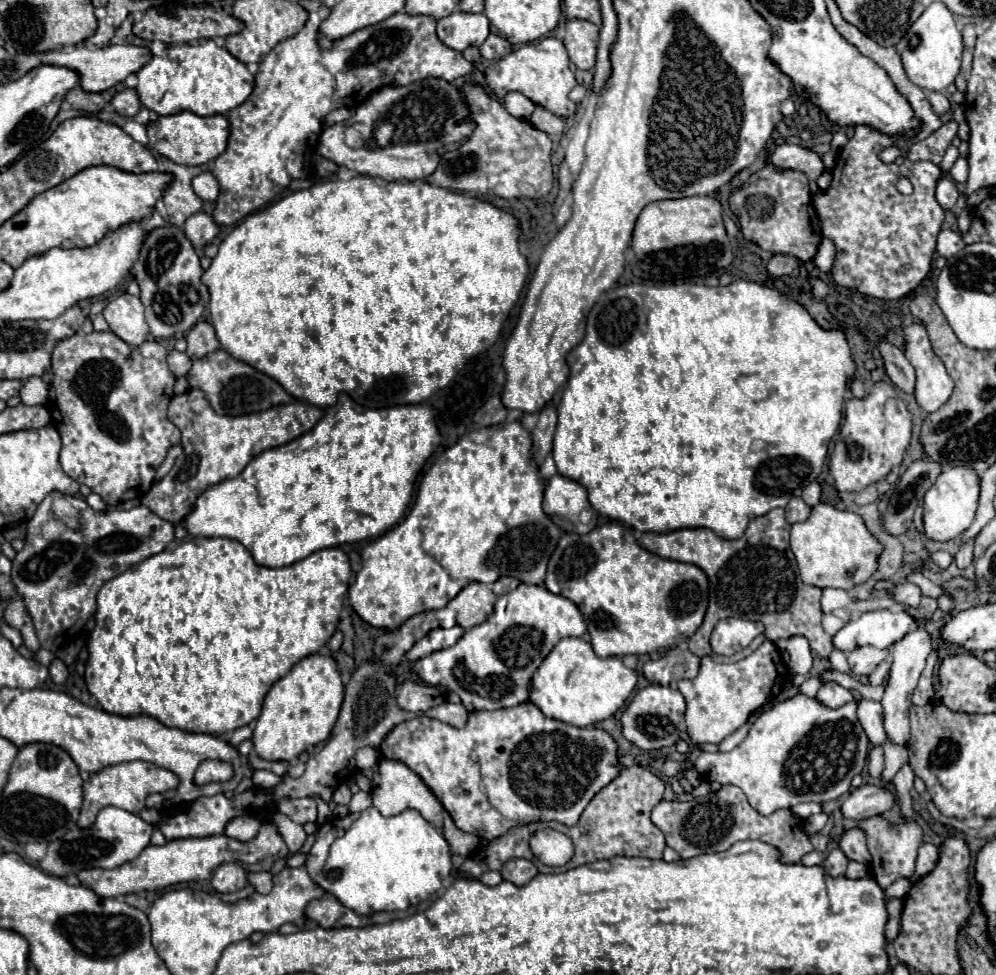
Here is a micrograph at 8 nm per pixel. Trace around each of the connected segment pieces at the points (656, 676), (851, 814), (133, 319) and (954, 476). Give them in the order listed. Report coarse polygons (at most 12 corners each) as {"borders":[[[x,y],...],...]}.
{"borders":[[[674,647],[644,663],[650,683],[696,677],[700,657]],[[862,785],[846,795],[844,819],[862,821],[894,805],[886,787]],[[122,293],[104,307],[110,329],[128,345],[148,337],[144,305]],[[950,467],[924,495],[924,535],[950,541],[976,515],[980,479]]]}

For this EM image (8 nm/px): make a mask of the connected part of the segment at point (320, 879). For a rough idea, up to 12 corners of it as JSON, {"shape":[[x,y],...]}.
{"shape":[[418,811],[316,831],[304,867],[356,915],[406,911],[452,855]]}

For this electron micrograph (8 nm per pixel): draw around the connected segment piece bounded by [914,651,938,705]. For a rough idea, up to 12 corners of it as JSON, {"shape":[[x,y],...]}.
{"shape":[[936,651],[930,653],[926,669],[918,681],[914,697],[920,705],[934,699],[932,673],[938,665]]}

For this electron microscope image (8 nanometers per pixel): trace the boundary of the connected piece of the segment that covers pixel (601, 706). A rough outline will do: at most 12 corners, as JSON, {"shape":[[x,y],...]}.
{"shape":[[562,639],[532,677],[530,701],[588,727],[632,695],[636,671]]}

